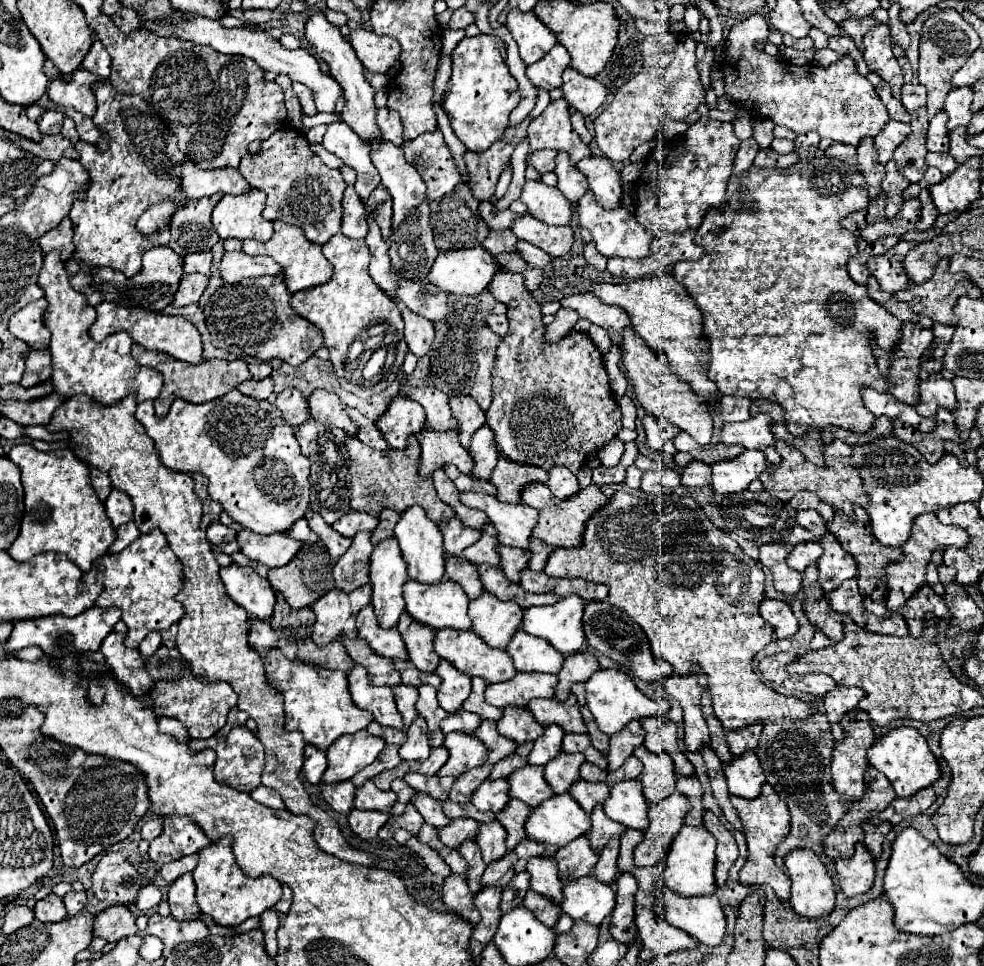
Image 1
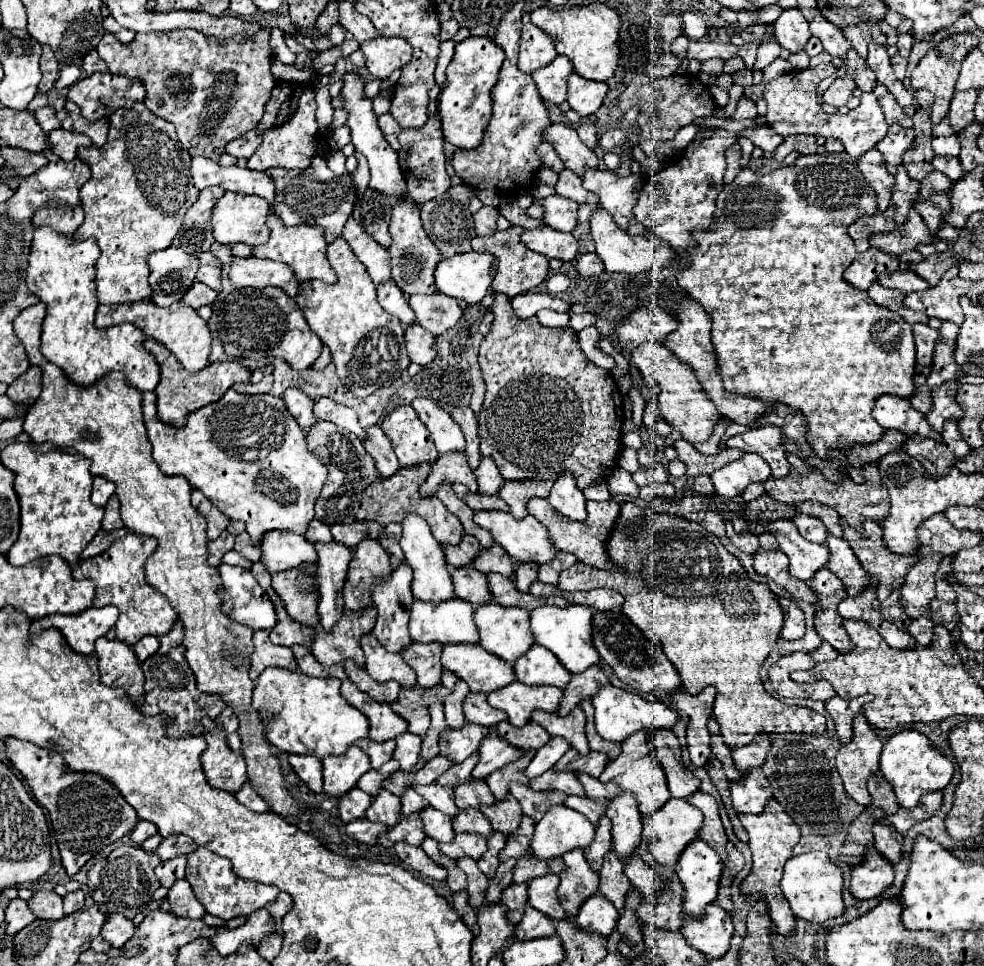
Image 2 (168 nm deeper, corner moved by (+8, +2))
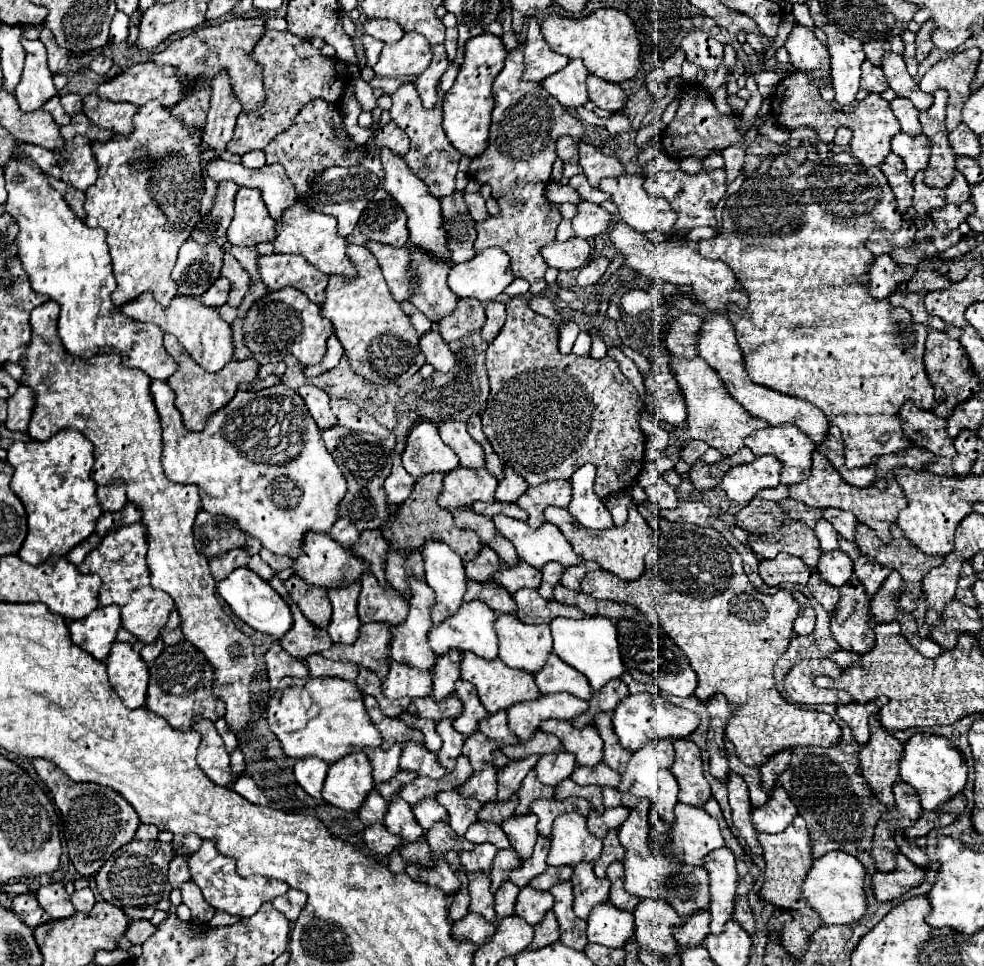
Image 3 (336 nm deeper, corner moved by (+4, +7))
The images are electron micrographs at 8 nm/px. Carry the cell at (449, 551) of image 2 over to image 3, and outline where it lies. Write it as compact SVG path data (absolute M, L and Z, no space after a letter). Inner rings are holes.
M482 546L482 552L478 554L478 560L472 560L470 564L466 564L466 576L468 580L472 582L478 582L478 584L486 584L494 578L496 572L500 572L504 568L504 564L500 564L500 558L498 554L488 548L488 546Z

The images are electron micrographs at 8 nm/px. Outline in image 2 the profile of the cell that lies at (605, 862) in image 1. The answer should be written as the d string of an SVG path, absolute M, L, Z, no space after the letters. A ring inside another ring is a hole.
M608 851L604 865L600 869L600 893L614 903L616 909L622 909L622 901L630 889L628 877L622 873L622 861L614 851Z

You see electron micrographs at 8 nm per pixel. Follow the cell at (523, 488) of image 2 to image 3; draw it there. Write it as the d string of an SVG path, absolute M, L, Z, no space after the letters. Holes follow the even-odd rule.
M556 480L550 484L538 484L530 486L526 490L526 496L518 500L518 506L530 514L528 524L532 528L540 528L546 518L544 518L544 508L546 506L558 506L558 508L568 508L572 498L572 486L566 480Z

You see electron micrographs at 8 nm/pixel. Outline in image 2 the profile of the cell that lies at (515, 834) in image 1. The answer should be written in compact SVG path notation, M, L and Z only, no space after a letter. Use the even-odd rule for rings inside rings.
M522 815L522 817L520 817L520 825L518 825L518 829L516 829L514 833L508 835L506 845L504 845L504 849L500 851L500 861L508 859L508 857L518 859L518 857L522 857L524 853L530 853L528 843L530 843L532 833L534 833L534 821L530 821L528 817Z

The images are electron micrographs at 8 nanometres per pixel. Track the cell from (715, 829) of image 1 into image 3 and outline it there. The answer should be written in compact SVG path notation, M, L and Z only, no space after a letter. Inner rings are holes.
M746 892L738 894L736 896L736 912L734 912L734 920L752 936L756 932L756 926L754 926L754 916L752 916L752 910L748 906L748 898L746 898Z

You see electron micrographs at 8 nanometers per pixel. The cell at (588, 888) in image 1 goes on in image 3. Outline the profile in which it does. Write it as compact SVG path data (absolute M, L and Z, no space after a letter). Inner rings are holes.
M610 902L598 904L588 920L588 940L608 948L622 948L634 936L632 912L622 912Z

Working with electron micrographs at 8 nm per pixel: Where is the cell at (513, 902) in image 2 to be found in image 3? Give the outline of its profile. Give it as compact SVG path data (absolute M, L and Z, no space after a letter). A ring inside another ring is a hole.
M530 886L522 888L516 902L516 914L530 926L538 924L548 910L552 910L554 898L550 892L534 892Z

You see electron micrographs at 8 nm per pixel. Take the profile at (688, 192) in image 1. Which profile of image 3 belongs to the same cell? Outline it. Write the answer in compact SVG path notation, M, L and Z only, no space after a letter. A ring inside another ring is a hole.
M682 170L674 172L662 172L656 176L646 178L646 190L652 196L664 196L672 210L678 212L676 228L696 228L696 226L712 226L714 230L720 228L718 220L714 220L714 208L726 194L726 174L724 170L712 170L712 172L700 172L696 176L690 176Z

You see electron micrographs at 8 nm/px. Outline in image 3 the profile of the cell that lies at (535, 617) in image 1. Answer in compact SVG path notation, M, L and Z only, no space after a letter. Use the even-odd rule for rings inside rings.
M590 616L582 620L570 620L570 618L556 618L550 624L552 638L554 638L554 652L572 668L582 672L592 690L600 692L610 680L622 678L626 668L620 656L620 644L618 644L618 628L616 622L606 620L602 616Z

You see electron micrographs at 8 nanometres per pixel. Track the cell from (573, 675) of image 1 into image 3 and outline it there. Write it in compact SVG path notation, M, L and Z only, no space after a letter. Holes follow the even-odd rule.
M612 680L610 684L606 684L606 688L598 694L592 696L592 700L588 702L590 708L578 716L578 720L572 722L574 728L584 728L588 724L592 724L594 716L600 714L600 712L614 712L616 706L622 702L622 698L626 698L630 694L628 686L622 682L622 680Z

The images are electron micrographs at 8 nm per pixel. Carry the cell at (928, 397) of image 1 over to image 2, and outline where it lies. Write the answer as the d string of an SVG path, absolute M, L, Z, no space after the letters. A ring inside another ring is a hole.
M948 381L932 389L932 409L926 413L926 419L928 425L938 433L942 431L946 419L958 421L958 417L962 417L962 409L958 409L954 401L954 389L958 389L956 381Z

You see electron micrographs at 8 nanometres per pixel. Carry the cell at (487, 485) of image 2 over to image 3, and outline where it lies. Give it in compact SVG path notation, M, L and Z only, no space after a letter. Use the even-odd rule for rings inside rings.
M506 466L504 468L504 474L506 474L506 478L504 480L500 480L500 484L498 484L498 492L496 492L496 500L498 502L518 502L518 498L528 490L528 484L526 484L526 480L520 476L520 474L516 474L510 466Z

